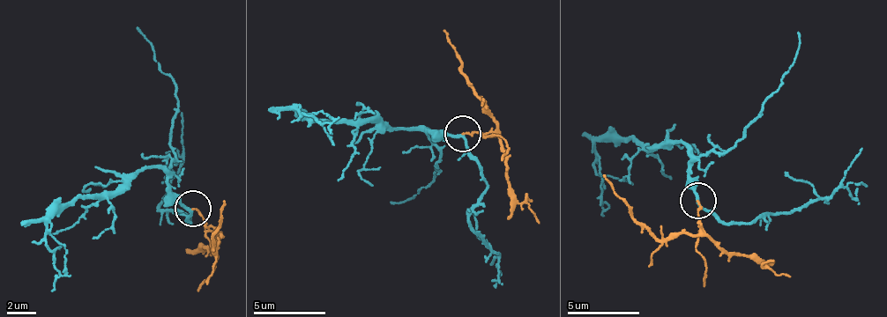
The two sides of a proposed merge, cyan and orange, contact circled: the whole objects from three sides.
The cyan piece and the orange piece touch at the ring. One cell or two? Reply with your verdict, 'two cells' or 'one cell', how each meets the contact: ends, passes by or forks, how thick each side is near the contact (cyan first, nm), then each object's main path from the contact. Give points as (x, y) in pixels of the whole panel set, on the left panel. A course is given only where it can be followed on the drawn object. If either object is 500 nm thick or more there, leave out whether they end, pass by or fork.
two cells; cyan passes by; orange ends; calibres 200 and 140 nm; course cyan (194, 208), (181, 202), (156, 166), (136, 168), (124, 188), (55, 203), (44, 237), (58, 274), (52, 290); course orange (194, 208), (223, 237), (220, 247), (212, 239), (223, 200)

